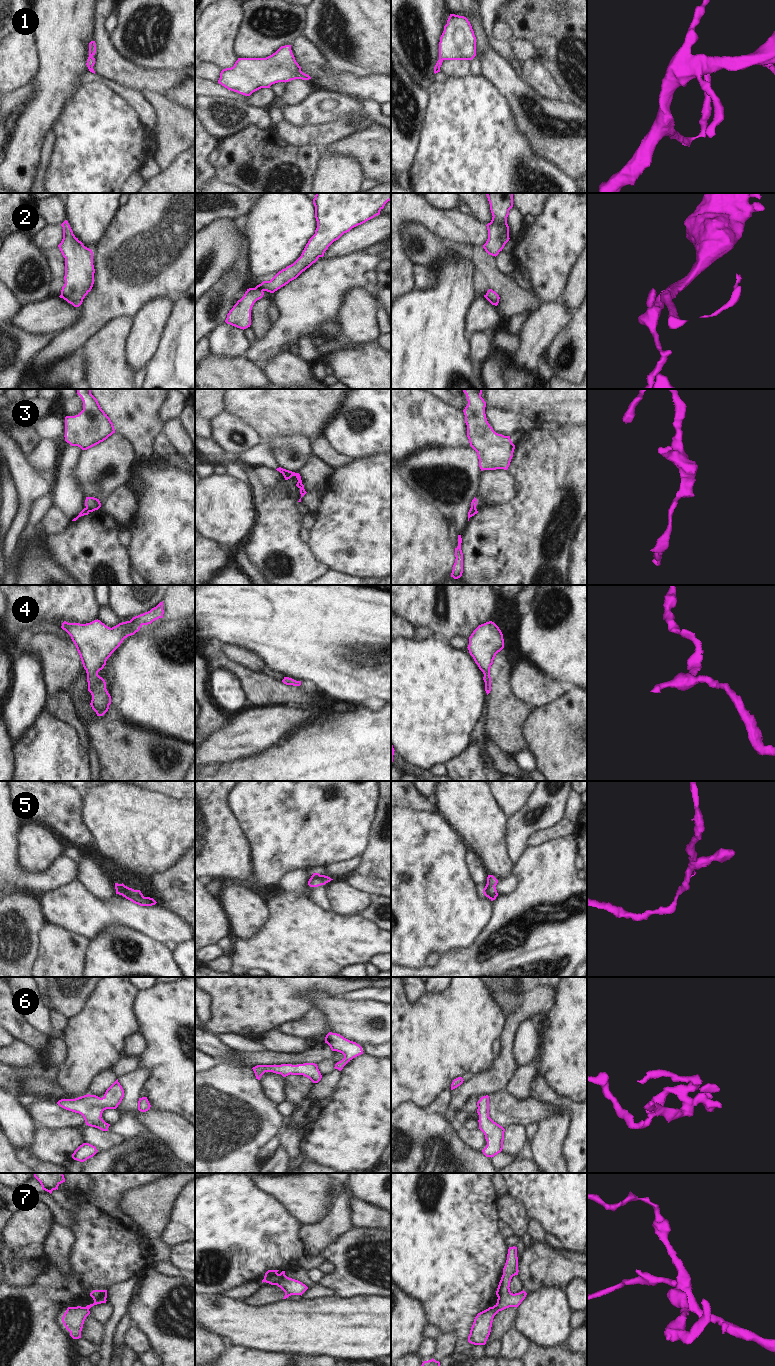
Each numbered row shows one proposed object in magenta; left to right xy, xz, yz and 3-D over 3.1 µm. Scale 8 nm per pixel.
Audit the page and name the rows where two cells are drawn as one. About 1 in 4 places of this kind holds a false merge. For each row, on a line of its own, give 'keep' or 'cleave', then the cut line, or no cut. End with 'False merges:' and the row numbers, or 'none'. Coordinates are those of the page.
1: keep; cut none
2: cleave; cut xz (256, 286), (262, 291)
3: keep; cut none
4: keep; cut none
5: keep; cut none
6: keep; cut none
7: cleave; cut xz (284, 1274), (276, 1284)
False merges: 2, 7

